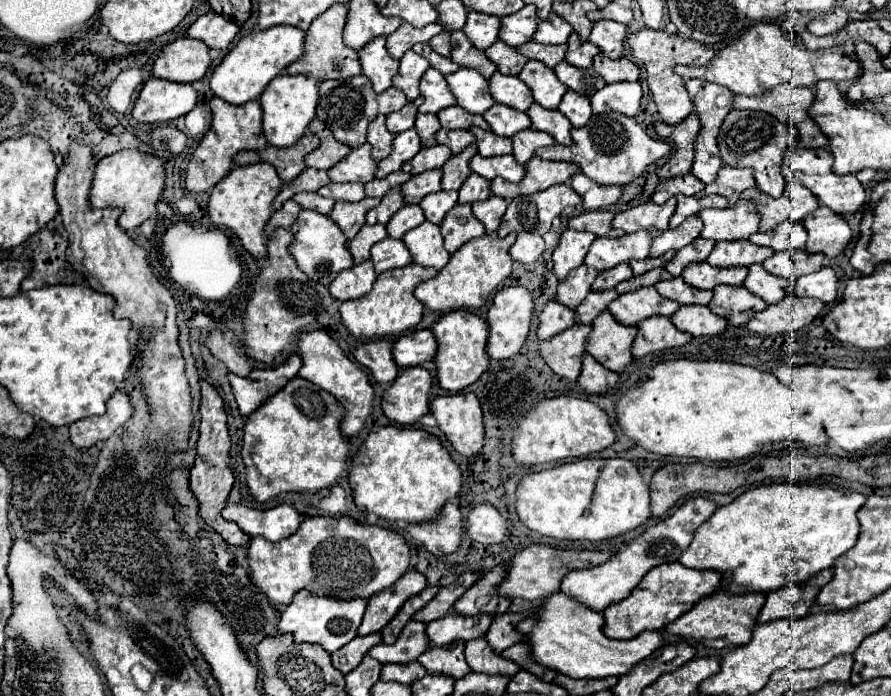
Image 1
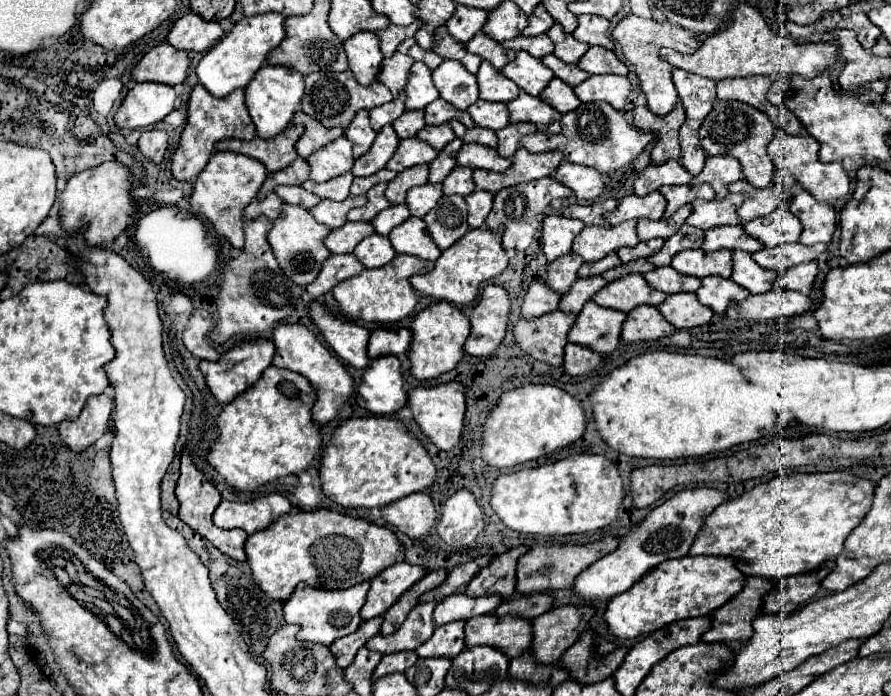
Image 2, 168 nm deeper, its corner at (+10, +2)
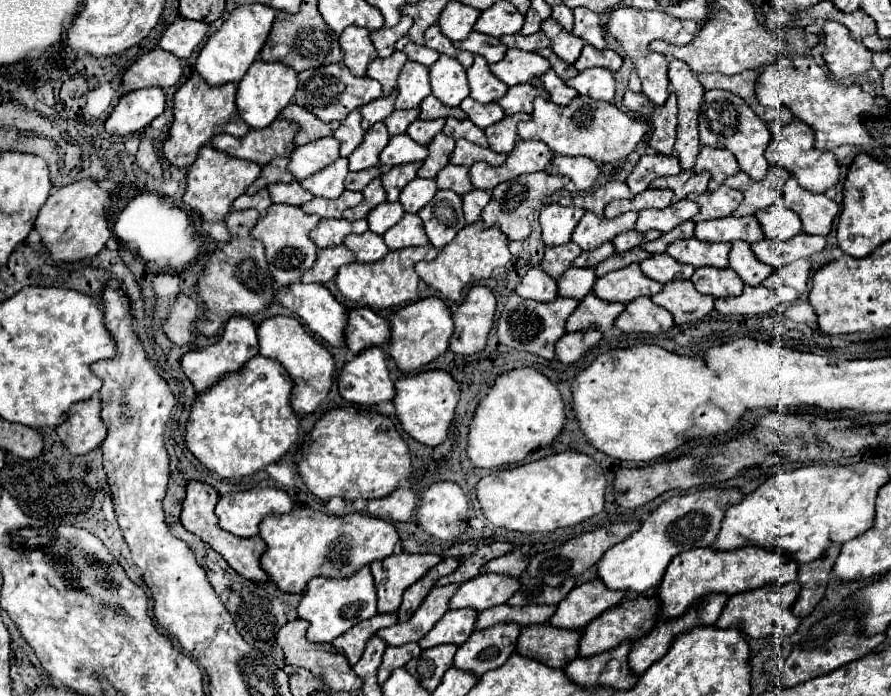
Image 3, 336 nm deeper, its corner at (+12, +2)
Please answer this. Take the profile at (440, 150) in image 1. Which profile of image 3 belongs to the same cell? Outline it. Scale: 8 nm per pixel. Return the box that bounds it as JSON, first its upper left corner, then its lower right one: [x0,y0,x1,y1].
[380,133,428,165]

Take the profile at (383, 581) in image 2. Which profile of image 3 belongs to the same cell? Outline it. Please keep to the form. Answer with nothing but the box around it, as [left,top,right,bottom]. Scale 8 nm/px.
[370,553,442,613]

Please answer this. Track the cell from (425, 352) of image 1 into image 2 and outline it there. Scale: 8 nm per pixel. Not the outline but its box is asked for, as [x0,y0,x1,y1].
[368,327,412,359]

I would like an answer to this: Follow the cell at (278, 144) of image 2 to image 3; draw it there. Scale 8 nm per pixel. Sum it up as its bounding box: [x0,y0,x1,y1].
[210,119,300,165]

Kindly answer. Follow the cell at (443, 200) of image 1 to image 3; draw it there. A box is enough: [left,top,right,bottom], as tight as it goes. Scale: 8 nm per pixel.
[400,177,438,213]

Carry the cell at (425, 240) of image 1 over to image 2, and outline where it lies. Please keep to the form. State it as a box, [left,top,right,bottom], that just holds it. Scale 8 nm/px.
[388,217,440,261]

